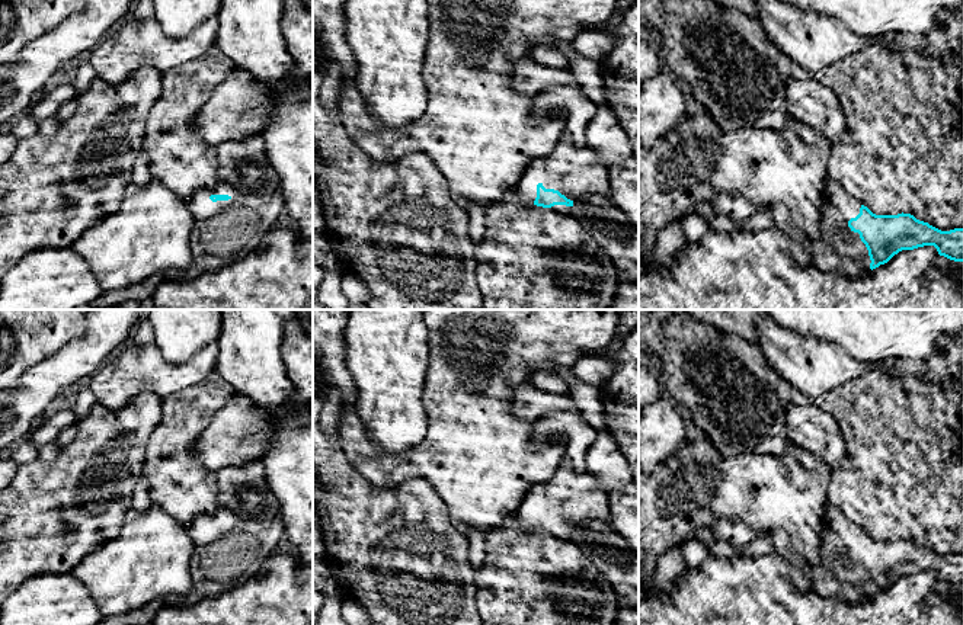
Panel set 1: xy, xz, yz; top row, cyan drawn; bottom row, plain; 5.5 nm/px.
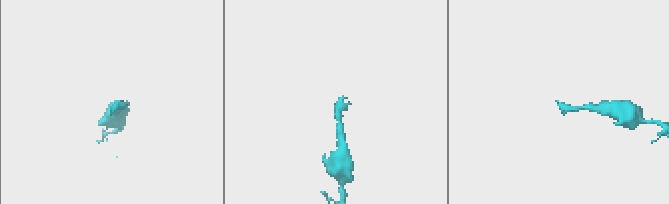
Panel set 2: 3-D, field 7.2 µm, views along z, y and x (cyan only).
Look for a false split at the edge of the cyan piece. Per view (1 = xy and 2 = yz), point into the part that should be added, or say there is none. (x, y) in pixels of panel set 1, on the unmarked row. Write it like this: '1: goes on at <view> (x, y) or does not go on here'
1: goes on at xy (224, 557)
2: goes on at yz (841, 576)

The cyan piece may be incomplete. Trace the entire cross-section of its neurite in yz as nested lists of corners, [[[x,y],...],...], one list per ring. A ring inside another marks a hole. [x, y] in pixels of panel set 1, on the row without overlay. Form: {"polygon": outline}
{"polygon": [[[829,503],[825,509],[825,516],[826,531],[822,562],[807,567],[812,589],[822,597],[835,597],[857,605],[887,589],[899,577],[924,571],[934,571],[940,581],[963,587],[963,554],[941,557],[903,538],[898,541],[876,541]]]}

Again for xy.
{"polygon": [[[220,506],[211,515],[195,516],[188,528],[195,545],[188,603],[215,597],[257,576],[285,538],[279,517],[246,519]]]}

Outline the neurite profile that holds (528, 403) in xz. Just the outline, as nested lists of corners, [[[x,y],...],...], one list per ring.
[[[524,384],[511,395],[512,413],[534,422],[550,413],[579,413],[575,400],[569,394],[553,394]]]

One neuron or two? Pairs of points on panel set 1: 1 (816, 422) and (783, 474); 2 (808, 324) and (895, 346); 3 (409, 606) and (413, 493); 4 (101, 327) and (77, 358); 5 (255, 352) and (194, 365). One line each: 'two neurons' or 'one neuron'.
1: two neurons
2: one neuron
3: one neuron
4: one neuron
5: two neurons

